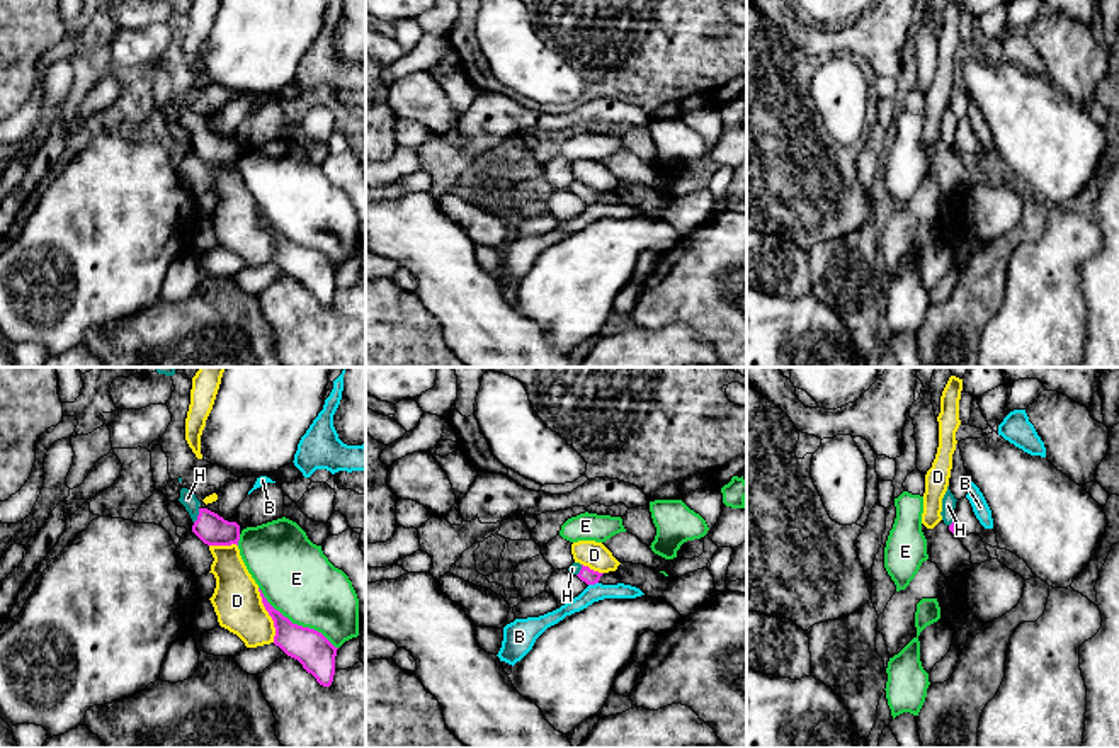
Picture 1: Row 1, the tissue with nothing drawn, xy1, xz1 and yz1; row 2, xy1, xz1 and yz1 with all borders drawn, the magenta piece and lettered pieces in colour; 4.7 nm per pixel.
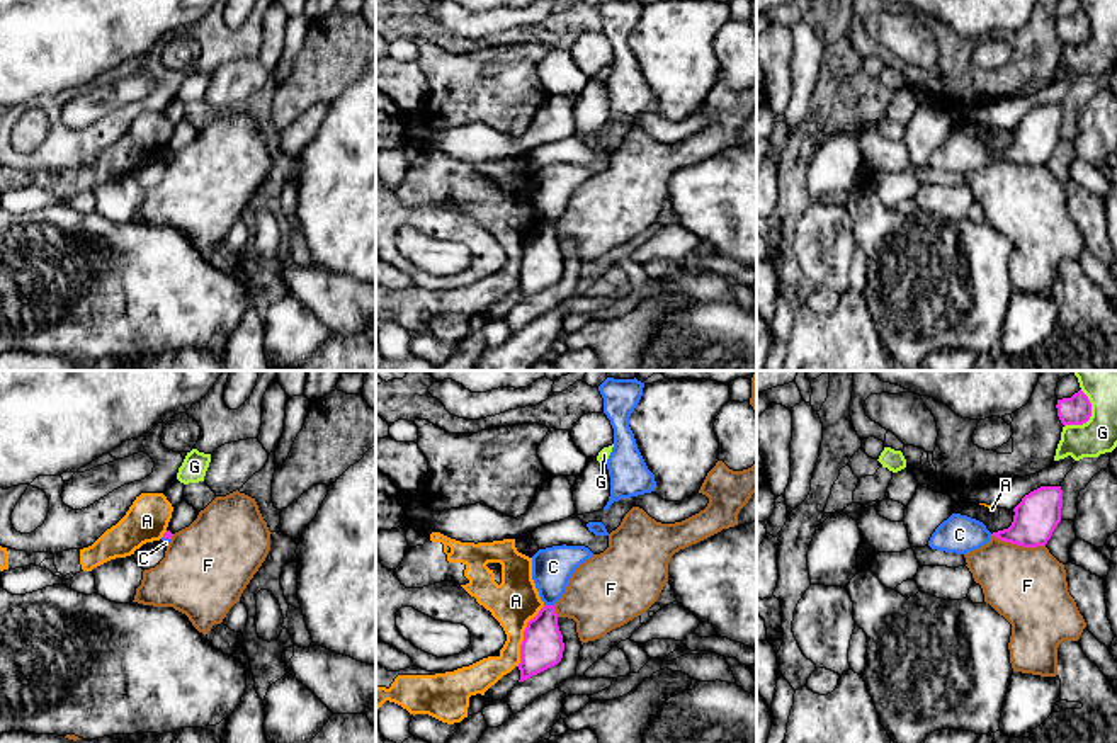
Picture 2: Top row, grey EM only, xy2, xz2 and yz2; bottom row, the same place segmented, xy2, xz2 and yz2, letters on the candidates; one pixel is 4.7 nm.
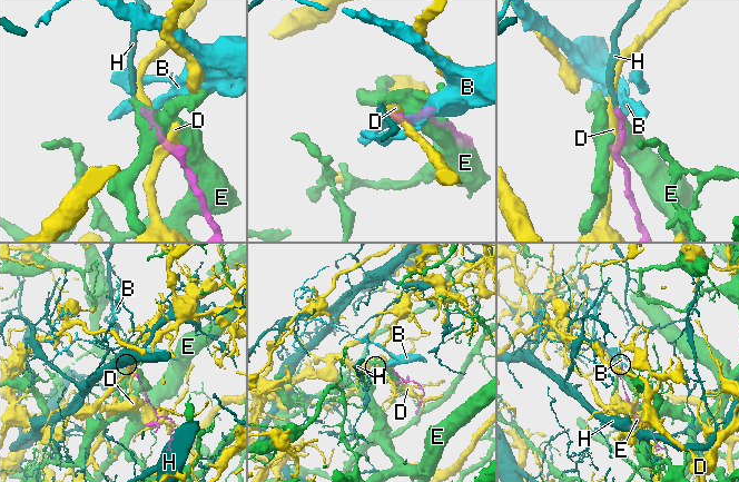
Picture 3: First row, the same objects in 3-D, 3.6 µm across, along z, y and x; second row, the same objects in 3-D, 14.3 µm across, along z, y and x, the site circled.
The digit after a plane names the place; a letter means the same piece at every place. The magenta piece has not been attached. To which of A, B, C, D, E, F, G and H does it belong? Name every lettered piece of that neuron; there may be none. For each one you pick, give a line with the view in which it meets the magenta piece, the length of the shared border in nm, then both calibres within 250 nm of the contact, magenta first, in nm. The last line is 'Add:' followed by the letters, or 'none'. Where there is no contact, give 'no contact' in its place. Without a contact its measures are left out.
H: meets magenta in xy1; contact 80 nm long; 150 nm thick on the magenta side, 80 nm on the other
Add: H

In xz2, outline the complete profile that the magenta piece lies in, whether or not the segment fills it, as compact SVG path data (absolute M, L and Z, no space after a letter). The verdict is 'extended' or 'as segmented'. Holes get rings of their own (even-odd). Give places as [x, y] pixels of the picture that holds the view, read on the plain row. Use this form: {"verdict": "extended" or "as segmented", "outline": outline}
{"verdict": "as segmented", "outline": "M544 224L539 233L527 241L520 264L520 299L537 294L563 277L564 262L558 245L554 224Z"}

